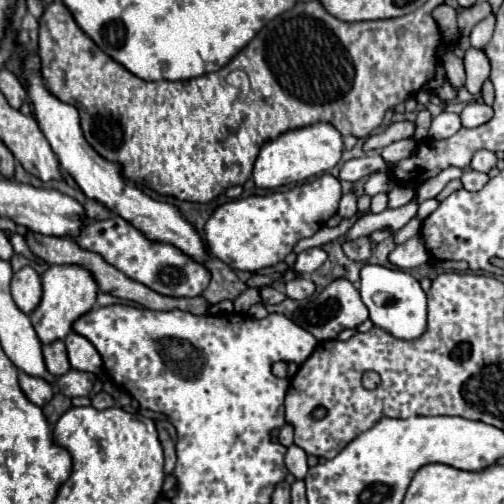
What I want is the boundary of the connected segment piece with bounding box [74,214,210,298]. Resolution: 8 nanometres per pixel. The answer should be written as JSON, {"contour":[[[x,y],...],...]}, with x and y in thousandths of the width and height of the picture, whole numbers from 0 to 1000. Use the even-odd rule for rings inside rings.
{"contour":[[[230,425],[218,429],[214,437],[175,444],[155,468],[147,468],[147,480],[175,500],[198,504],[214,524],[246,540],[254,552],[325,587],[349,587],[349,591],[397,587],[417,560],[417,536],[405,524],[369,508],[341,484],[298,480],[298,472],[286,460],[278,460],[270,448],[262,448],[254,437]]]}

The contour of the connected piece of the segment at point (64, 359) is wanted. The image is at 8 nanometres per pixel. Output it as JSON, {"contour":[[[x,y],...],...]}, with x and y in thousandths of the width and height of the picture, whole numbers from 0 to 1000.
{"contour":[[[111,675],[103,683],[91,683],[83,690],[87,698],[87,714],[91,714],[91,726],[95,734],[107,742],[107,746],[123,746],[139,734],[139,714],[135,714],[135,698],[131,698],[131,687],[123,675]]]}

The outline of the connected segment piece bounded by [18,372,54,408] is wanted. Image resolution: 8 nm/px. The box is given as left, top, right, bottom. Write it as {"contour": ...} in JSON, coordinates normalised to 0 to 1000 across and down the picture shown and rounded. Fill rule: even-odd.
{"contour":[[[48,738],[36,742],[36,762],[40,762],[44,778],[52,782],[52,790],[56,790],[63,802],[79,806],[79,810],[83,810],[83,806],[103,790],[103,782],[107,782],[103,762],[95,762],[91,754],[79,754],[79,750],[63,750],[63,746],[48,742]]]}

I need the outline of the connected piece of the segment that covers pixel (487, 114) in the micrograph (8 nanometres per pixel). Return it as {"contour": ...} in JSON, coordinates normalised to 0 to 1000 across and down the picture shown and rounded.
{"contour":[[[933,202],[933,206],[925,206],[925,214],[921,214],[917,226],[913,226],[921,254],[956,250],[956,246],[964,246],[976,230],[980,230],[976,214],[972,214],[968,206],[960,206],[960,202]]]}

